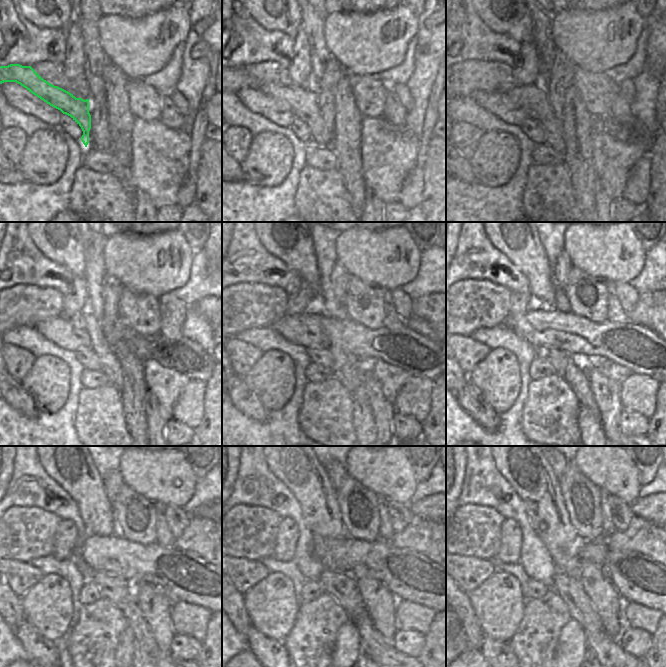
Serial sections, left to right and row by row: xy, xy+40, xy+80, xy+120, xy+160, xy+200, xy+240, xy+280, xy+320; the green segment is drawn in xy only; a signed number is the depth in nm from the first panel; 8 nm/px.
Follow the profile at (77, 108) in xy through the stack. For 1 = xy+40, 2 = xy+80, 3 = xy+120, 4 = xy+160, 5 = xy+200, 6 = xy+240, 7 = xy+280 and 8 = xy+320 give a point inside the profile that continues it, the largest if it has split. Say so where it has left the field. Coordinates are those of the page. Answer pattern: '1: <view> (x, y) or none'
1: xy+40 (303, 102)
2: xy+80 (530, 97)
3: xy+120 (108, 364)
4: xy+160 (342, 369)
5: xy+200 (575, 375)
6: xy+240 (131, 610)
7: xy+280 (378, 649)
8: xy+320 (607, 649)

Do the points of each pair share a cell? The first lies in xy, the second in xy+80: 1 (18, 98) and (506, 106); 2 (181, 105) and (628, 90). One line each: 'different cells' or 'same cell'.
1: same cell
2: same cell

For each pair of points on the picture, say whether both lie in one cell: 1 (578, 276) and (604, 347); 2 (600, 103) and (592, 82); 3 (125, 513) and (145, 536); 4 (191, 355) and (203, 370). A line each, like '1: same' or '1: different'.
1: different
2: same
3: same
4: same

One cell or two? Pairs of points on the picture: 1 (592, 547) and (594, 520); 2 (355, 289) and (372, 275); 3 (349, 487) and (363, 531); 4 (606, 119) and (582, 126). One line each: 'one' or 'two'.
1: two
2: two
3: one
4: two

